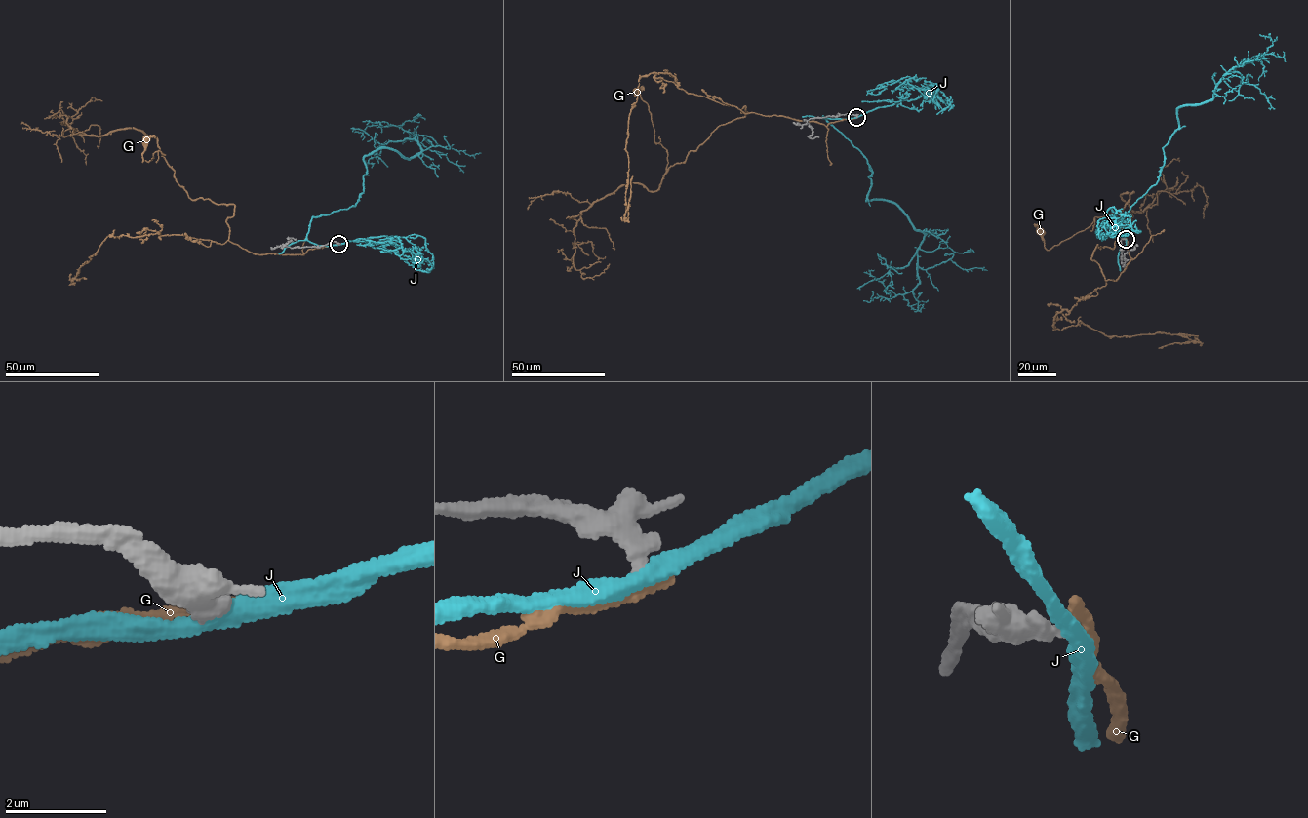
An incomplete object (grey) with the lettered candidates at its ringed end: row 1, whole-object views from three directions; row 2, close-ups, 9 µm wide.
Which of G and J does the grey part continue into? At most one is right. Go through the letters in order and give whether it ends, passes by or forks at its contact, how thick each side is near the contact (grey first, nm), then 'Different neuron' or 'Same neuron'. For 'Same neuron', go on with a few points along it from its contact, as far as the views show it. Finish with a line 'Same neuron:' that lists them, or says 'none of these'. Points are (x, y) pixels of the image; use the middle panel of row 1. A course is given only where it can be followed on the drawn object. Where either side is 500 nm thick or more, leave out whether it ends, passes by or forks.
G: It ends there. Thickness 400 nm (grey) against 280 nm. Different neuron
J: It passes by. Thickness 440 nm (grey) against 300 nm. Different neuron
Same neuron: none of these

